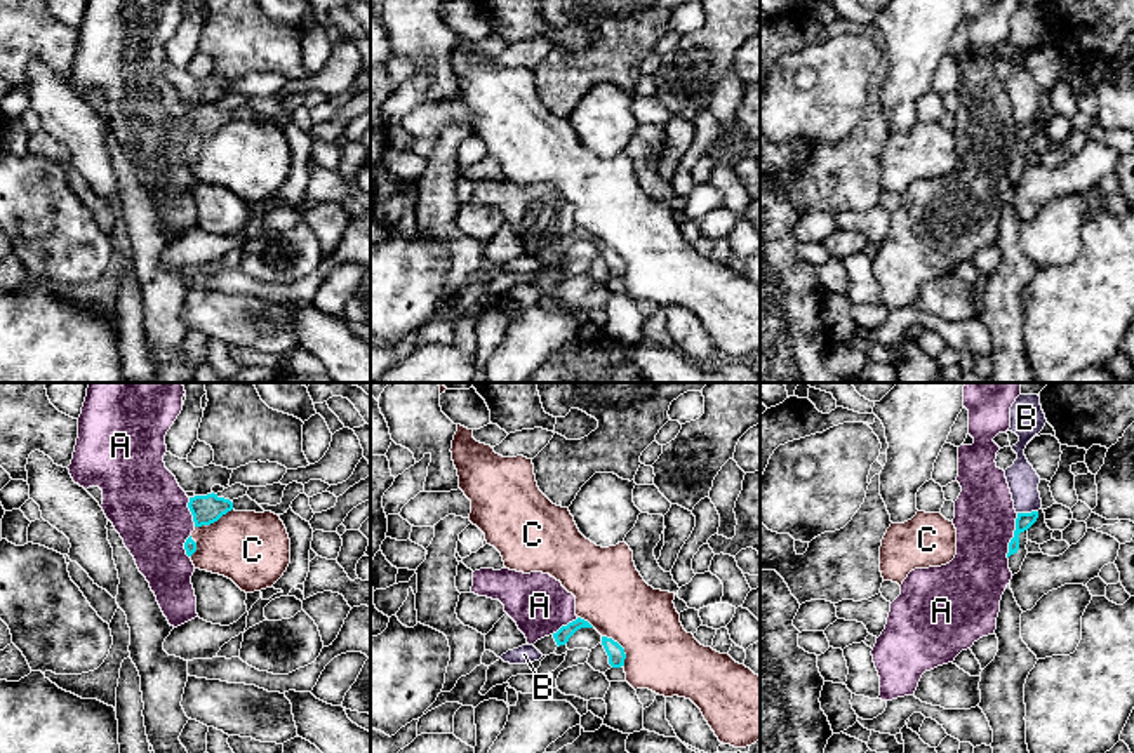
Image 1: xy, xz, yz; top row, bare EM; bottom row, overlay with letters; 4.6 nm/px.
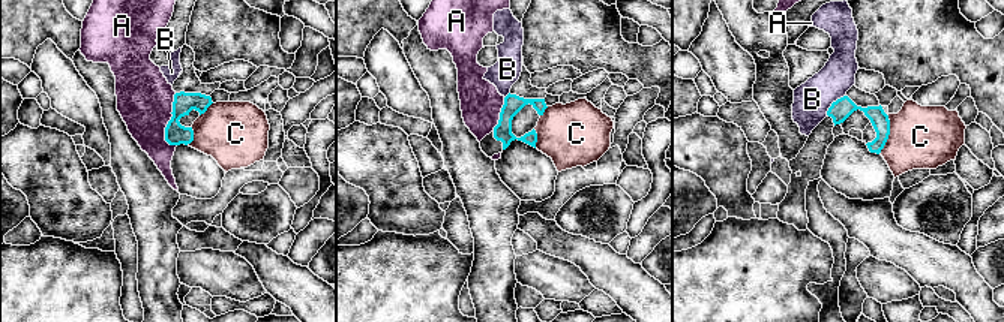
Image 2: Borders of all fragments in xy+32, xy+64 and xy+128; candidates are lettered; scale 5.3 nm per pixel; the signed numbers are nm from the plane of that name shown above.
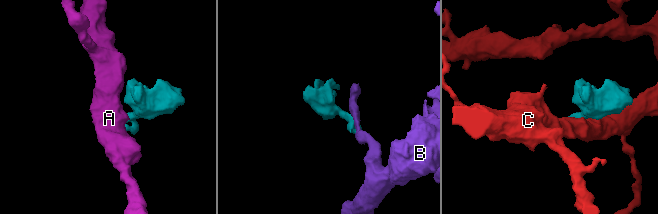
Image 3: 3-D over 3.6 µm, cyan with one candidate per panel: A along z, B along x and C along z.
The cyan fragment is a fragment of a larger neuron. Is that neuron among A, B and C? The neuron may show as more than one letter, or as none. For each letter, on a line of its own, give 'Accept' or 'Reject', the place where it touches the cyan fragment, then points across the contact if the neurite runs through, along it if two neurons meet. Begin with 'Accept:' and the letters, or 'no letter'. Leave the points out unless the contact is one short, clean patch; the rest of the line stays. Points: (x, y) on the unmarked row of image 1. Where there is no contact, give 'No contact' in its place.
Accept: no letter
A: Reject. Touches cyan at yz (1014, 146). Boundary: yz (1018, 124), (1007, 169)
B: Reject. Touches cyan at yz (1027, 124). Boundary: yz (1037, 120), (1018, 124)
C: Reject. Touches cyan at xz (621, 258). Boundary: xz (602, 246), (623, 259), (623, 277)

